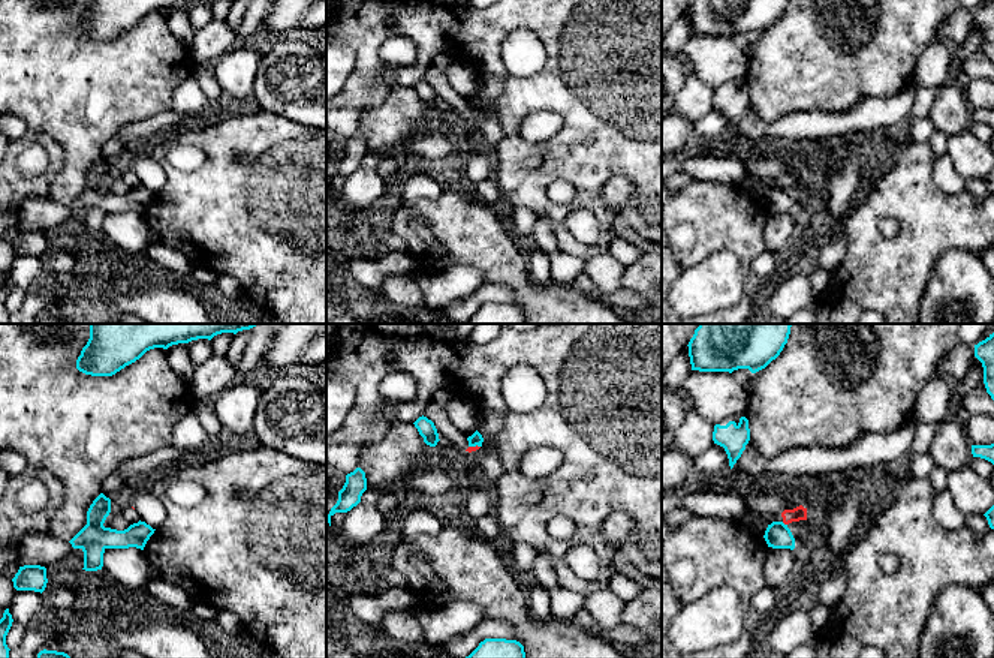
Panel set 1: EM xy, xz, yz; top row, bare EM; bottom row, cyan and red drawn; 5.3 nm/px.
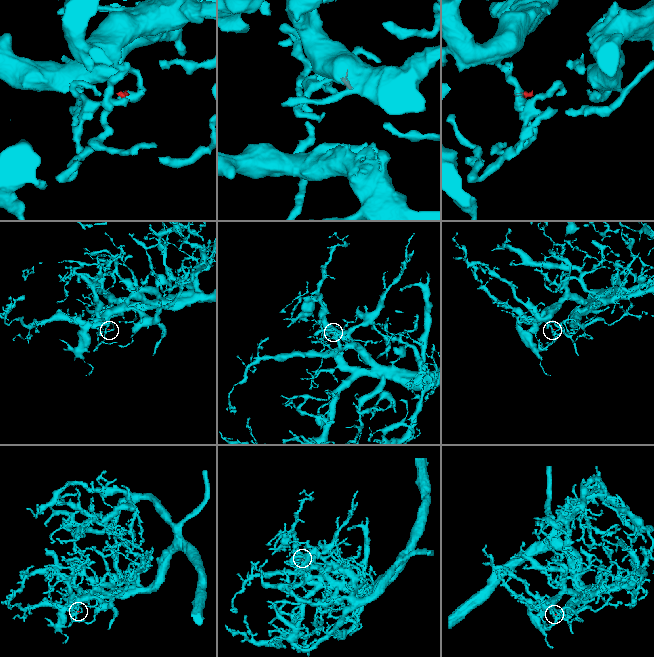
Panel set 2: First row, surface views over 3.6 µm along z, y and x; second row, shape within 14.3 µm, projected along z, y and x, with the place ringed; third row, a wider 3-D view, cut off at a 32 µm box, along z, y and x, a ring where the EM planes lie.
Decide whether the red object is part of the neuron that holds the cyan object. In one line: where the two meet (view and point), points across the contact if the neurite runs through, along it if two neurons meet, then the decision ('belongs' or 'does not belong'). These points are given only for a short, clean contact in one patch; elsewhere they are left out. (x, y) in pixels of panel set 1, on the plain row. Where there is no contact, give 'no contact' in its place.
yz (783, 188) | along yz (782, 186), (786, 189) | does not belong

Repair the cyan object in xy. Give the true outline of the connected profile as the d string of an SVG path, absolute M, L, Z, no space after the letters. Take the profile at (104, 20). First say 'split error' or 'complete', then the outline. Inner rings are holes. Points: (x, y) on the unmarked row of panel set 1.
complete; M90 0L76 24L76 33L91 40L112 40L139 24L154 12L168 13L172 9L214 0Z

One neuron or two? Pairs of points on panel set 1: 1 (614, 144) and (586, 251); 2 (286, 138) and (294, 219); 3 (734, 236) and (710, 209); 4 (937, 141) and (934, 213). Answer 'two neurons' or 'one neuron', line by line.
1: one neuron
2: one neuron
3: one neuron
4: two neurons

